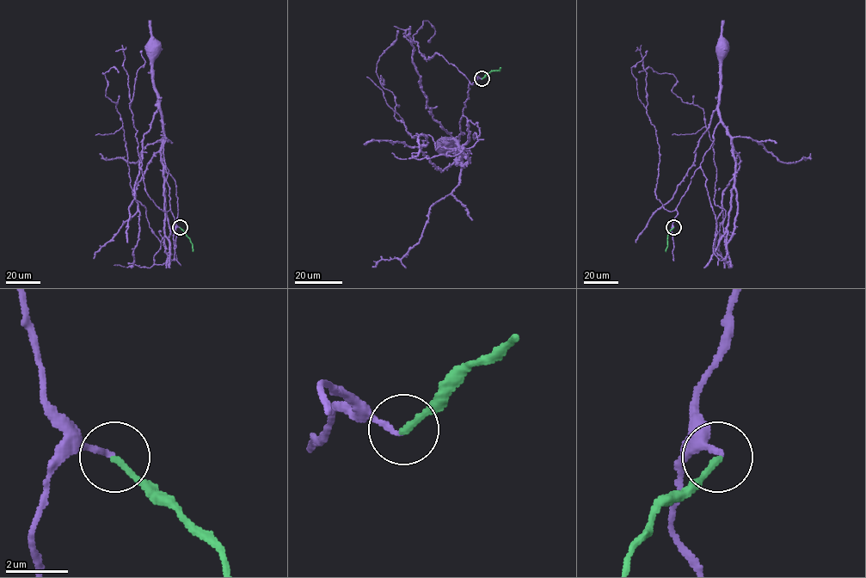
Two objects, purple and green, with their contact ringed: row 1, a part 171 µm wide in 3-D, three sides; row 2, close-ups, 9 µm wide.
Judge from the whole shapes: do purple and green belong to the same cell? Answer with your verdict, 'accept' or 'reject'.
accept

